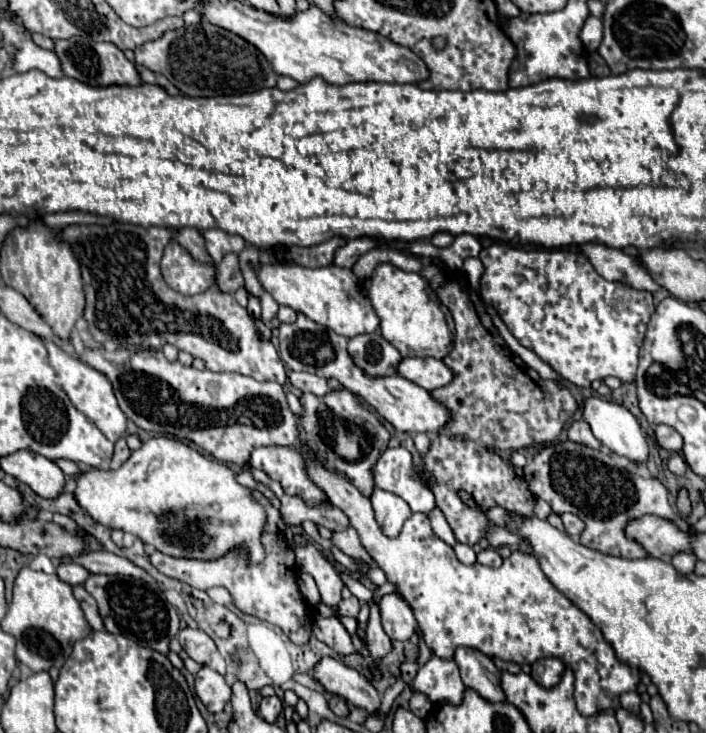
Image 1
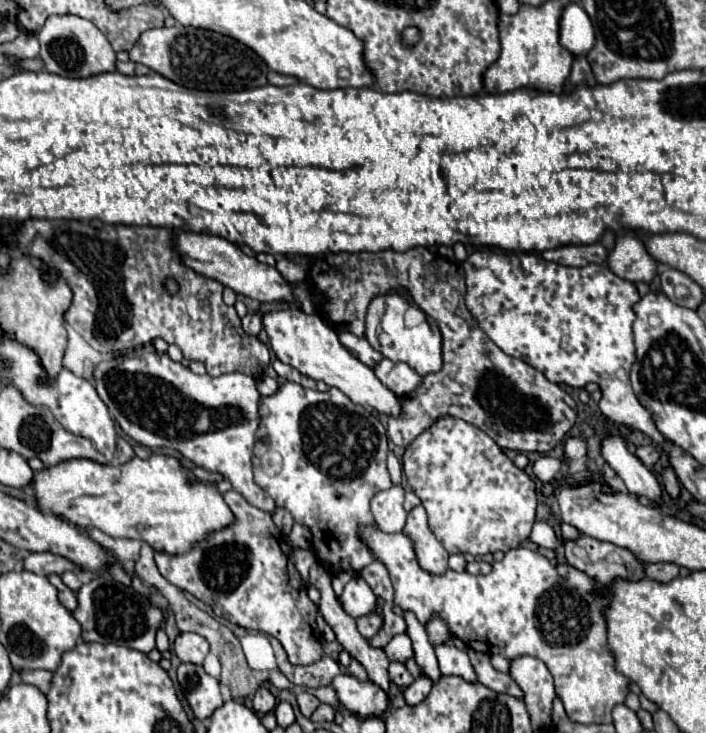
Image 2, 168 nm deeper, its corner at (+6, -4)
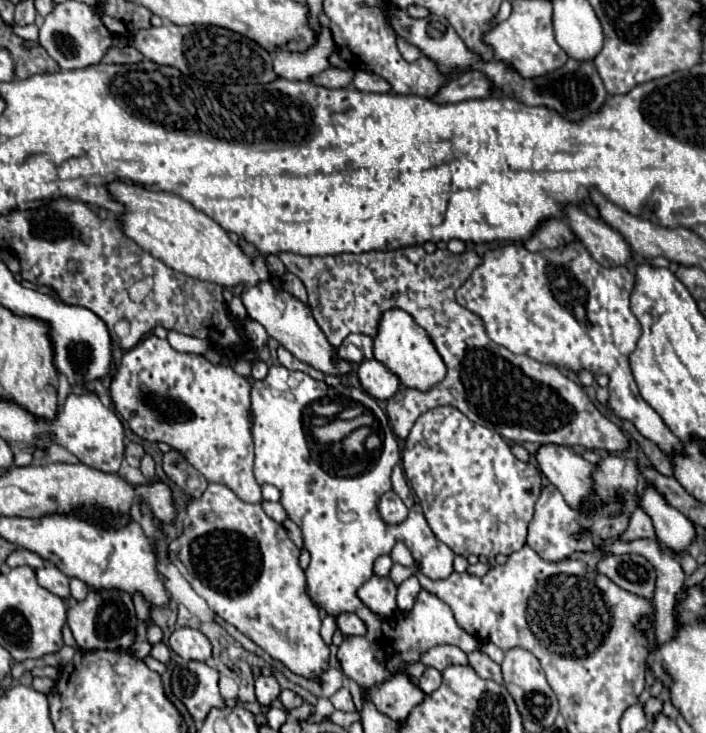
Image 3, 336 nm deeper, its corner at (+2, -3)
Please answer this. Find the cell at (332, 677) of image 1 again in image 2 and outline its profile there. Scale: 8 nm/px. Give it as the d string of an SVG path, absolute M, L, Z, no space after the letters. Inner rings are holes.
M340 673L330 685L336 691L340 705L358 717L382 717L390 707L388 695L380 687L358 681L354 675Z

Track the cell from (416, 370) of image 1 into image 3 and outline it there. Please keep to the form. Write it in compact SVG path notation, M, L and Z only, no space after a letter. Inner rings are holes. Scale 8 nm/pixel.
M364 360L356 368L356 376L362 388L376 400L388 400L398 392L398 378L384 368L378 360Z

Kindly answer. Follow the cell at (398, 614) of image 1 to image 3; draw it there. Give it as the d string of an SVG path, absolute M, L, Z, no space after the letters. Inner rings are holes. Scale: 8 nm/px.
M342 612L336 616L336 626L338 630L344 634L344 636L362 636L364 634L364 622L356 616L356 614L350 614L350 612Z

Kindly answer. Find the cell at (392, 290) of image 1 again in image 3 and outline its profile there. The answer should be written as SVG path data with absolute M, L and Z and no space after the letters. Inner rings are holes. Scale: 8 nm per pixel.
M398 308L392 312L384 312L382 316L380 332L374 338L374 358L382 362L392 374L396 374L404 388L428 392L446 376L446 364L440 360L440 354L436 352L436 348L432 348L428 334L420 330L414 324L414 320L406 312L400 312Z

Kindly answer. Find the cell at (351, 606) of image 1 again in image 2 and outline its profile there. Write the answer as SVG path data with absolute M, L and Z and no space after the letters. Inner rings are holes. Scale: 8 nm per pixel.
M354 577L344 587L344 593L340 595L340 605L350 617L358 619L364 613L370 613L372 609L376 609L376 595L372 593L372 589L366 585L362 577Z

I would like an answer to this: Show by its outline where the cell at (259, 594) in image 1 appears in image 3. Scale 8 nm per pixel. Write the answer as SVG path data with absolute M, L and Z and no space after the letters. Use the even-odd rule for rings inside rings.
M208 484L200 498L188 498L182 534L170 544L170 562L176 564L196 594L202 596L220 618L236 626L294 674L318 680L320 674L328 670L330 650L320 638L318 608L304 592L304 570L298 564L298 556L300 552L282 524L266 516L260 504L242 502L222 484Z

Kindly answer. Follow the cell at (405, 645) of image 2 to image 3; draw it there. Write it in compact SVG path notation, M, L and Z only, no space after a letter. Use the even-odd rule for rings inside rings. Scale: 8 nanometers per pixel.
M440 644L436 648L430 648L422 656L422 662L426 666L434 666L438 670L444 670L446 666L452 666L452 664L466 664L468 658L466 658L466 654L460 648L450 646L450 644Z

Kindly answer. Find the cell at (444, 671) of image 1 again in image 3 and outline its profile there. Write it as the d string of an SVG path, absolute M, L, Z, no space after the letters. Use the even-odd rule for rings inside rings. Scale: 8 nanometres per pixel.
M410 576L408 580L404 580L400 586L398 586L398 608L400 610L408 610L412 608L414 600L416 600L416 592L420 592L420 582L416 576Z

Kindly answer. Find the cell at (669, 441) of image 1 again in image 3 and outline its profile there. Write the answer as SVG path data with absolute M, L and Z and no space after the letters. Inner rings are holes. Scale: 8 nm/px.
M608 454L594 466L594 492L590 496L590 512L576 510L568 506L560 490L552 484L542 488L540 498L536 502L534 518L528 524L526 544L546 562L562 562L574 552L596 552L602 546L610 546L616 542L622 532L628 528L630 516L636 508L636 488L640 480L638 462L630 458L620 458L616 454Z

